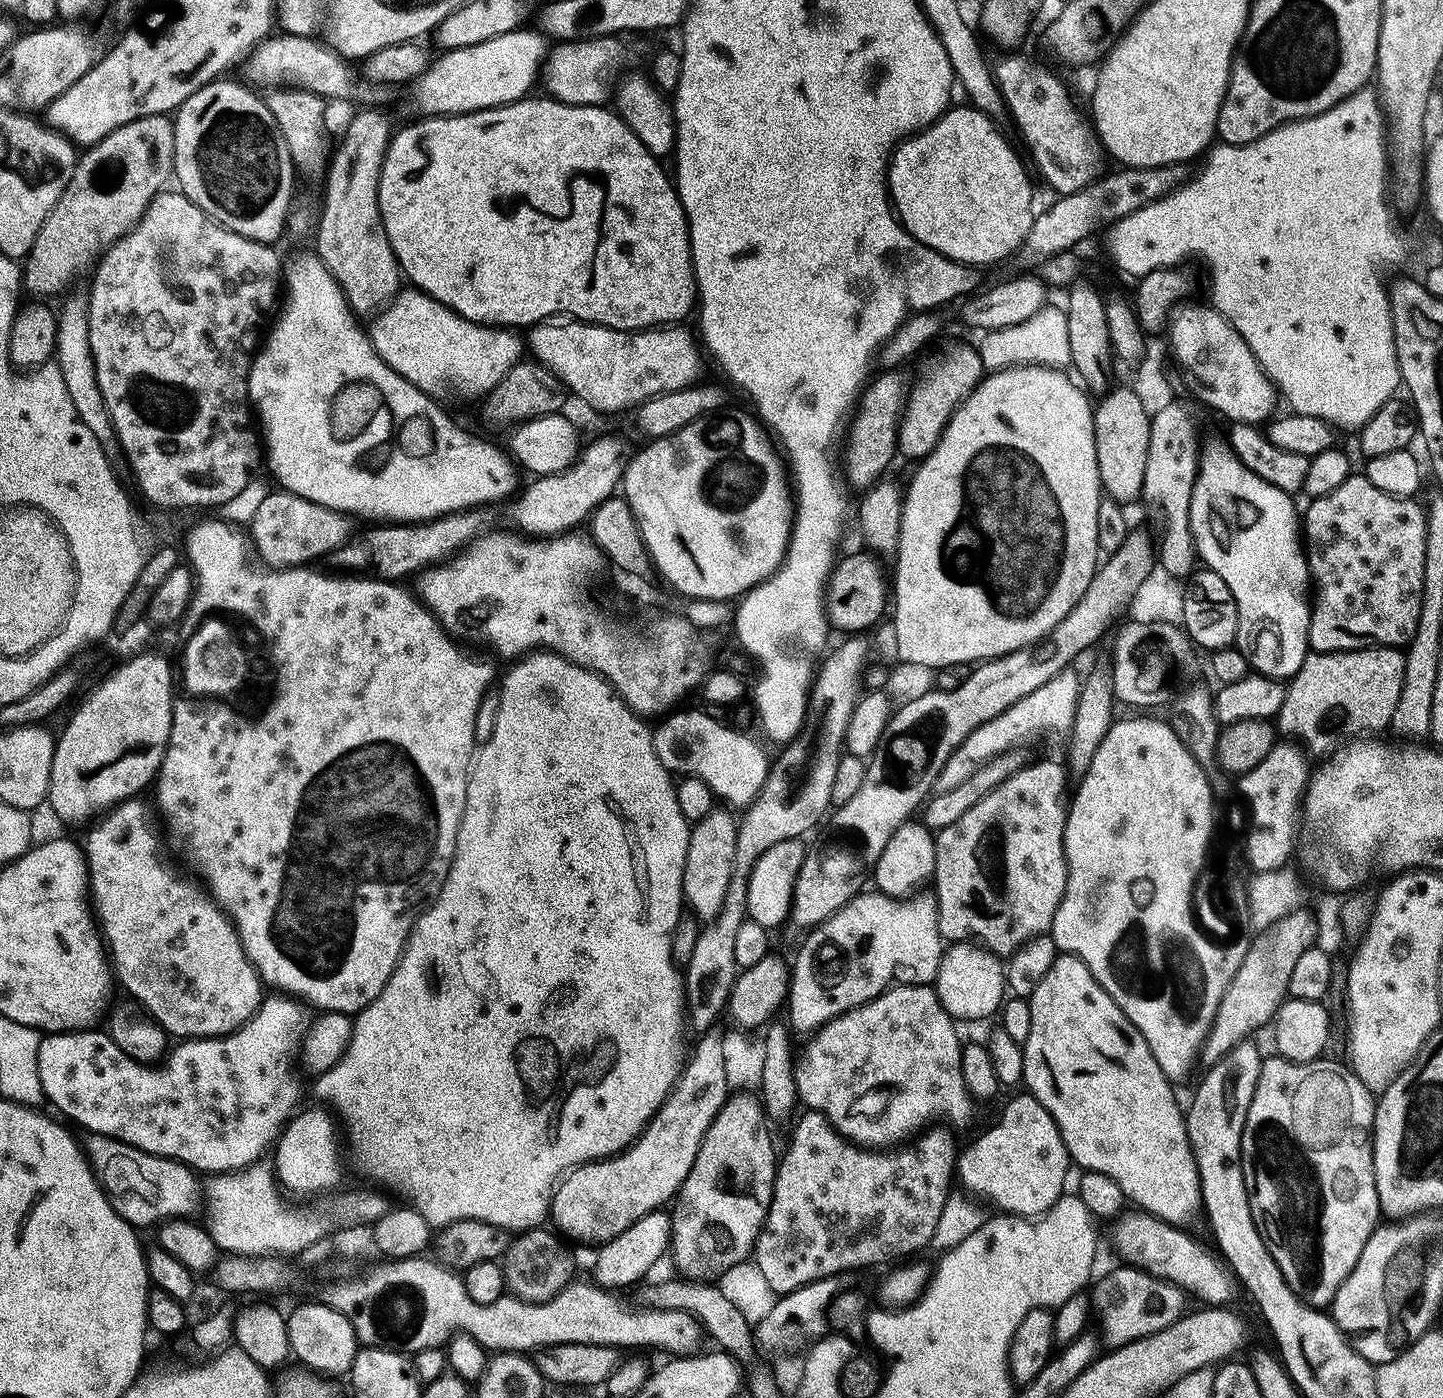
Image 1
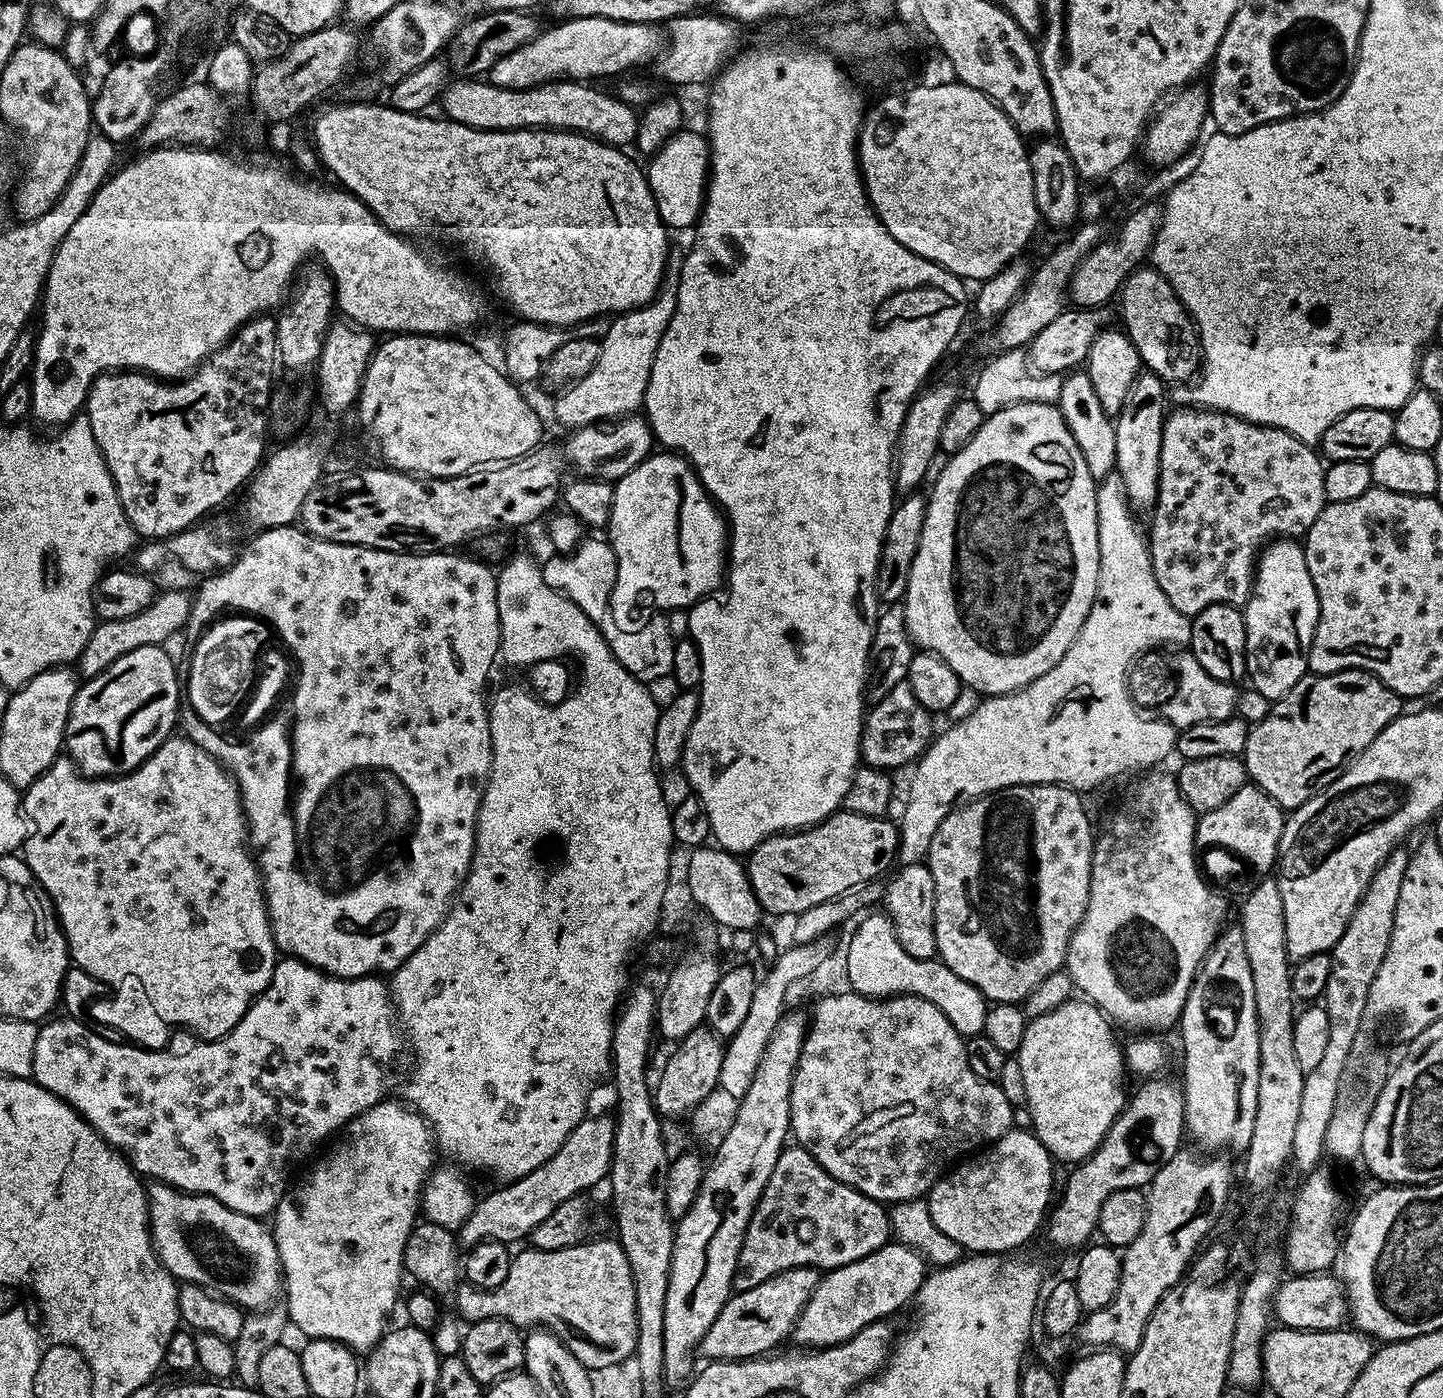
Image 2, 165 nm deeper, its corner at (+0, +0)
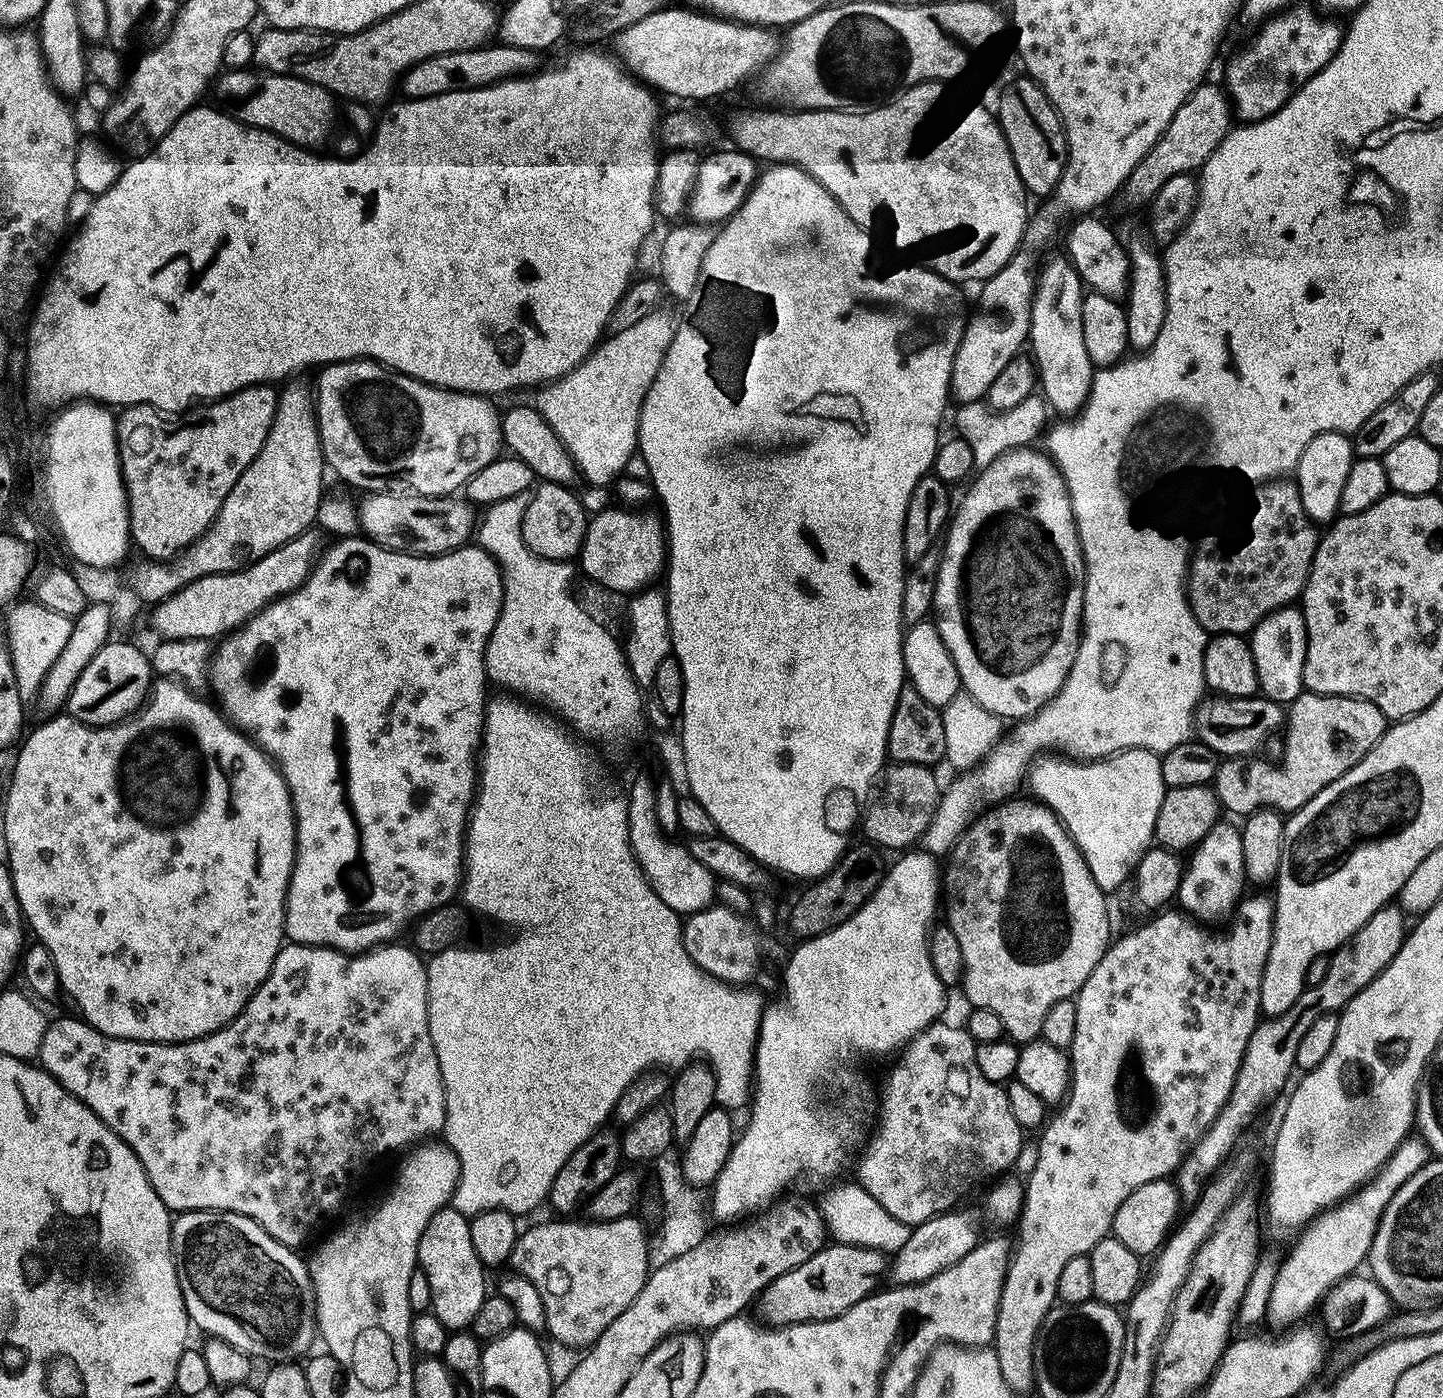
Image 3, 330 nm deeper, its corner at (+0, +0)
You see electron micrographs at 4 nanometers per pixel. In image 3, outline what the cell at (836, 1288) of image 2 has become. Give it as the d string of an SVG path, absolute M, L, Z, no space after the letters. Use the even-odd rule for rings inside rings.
M949 1210L931 1216L926 1222L912 1228L910 1238L906 1238L906 1246L902 1246L890 1260L890 1276L897 1285L920 1284L923 1280L934 1278L950 1266L962 1262L970 1250L980 1243L982 1233L976 1229L976 1220L968 1212Z

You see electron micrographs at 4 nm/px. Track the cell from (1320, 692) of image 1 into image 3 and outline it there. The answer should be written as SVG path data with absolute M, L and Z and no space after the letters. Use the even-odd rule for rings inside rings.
M1304 690L1295 701L1286 708L1286 727L1283 729L1284 757L1280 764L1267 764L1259 760L1256 754L1250 756L1233 756L1221 759L1216 767L1216 776L1210 787L1216 794L1216 801L1225 813L1233 812L1237 818L1243 818L1257 808L1274 808L1281 814L1291 814L1301 808L1318 790L1333 784L1346 770L1350 770L1382 738L1386 727L1386 718L1374 702L1357 696L1327 696Z

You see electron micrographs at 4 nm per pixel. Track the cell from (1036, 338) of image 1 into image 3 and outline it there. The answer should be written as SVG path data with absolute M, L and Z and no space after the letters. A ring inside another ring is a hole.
M1040 396L1026 398L1018 406L1004 412L991 411L983 401L963 404L958 410L960 411L956 414L956 426L959 430L957 433L970 446L977 469L985 468L994 458L1000 457L1010 449L1023 448L1035 443L1034 440L1039 434L1041 437L1048 424L1047 403Z

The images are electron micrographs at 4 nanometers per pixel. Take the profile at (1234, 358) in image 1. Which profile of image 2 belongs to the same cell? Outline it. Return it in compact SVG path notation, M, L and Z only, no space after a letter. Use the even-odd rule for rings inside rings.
M1140 268L1124 281L1119 293L1119 315L1124 315L1123 331L1132 339L1132 344L1138 350L1141 363L1166 384L1171 382L1193 381L1203 363L1203 347L1199 343L1199 329L1195 320L1189 315L1187 308L1178 299L1173 286L1163 275L1154 268Z

